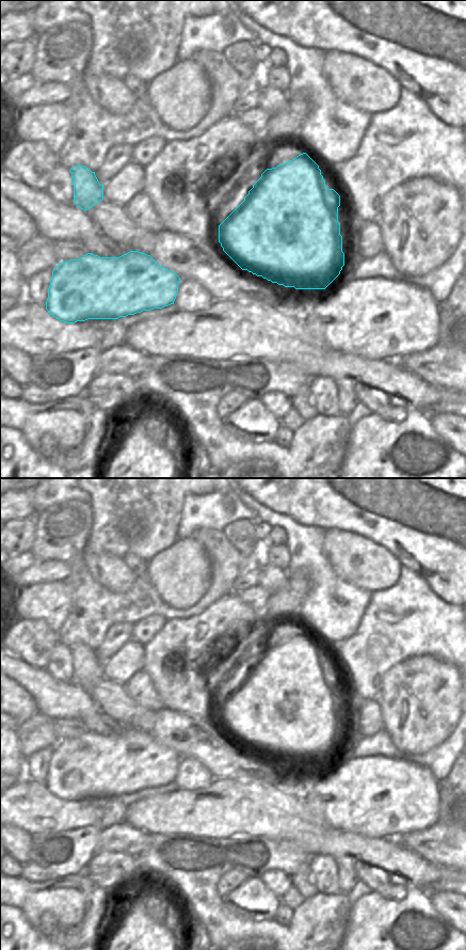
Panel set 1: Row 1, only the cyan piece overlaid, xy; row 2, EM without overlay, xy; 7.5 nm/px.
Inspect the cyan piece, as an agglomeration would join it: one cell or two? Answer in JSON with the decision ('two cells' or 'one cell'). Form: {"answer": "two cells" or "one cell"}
{"answer": "two cells"}

